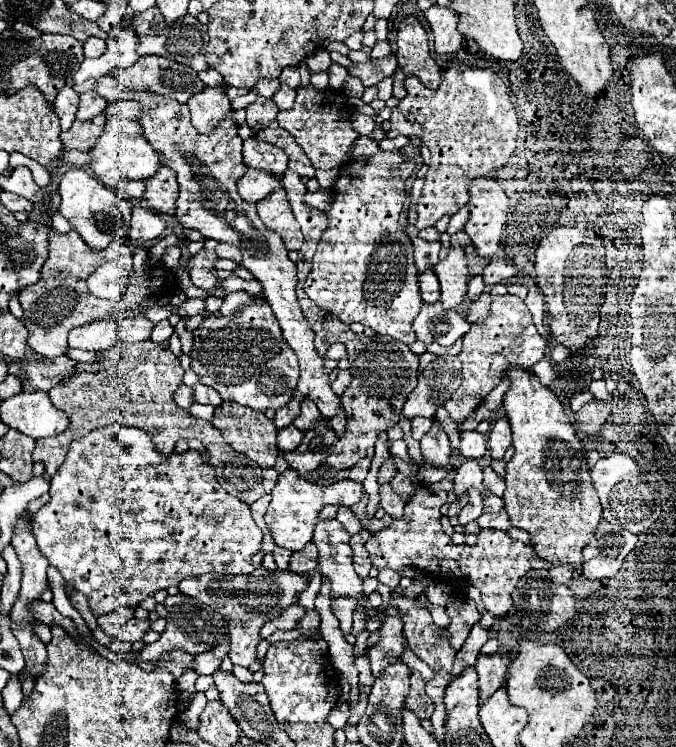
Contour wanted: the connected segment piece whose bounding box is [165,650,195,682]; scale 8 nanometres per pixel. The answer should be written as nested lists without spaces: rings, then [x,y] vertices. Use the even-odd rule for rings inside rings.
[[[173,650],[171,652],[171,660],[165,664],[167,670],[173,674],[175,682],[179,682],[181,674],[187,672],[187,670],[193,670],[195,668],[195,662],[193,662],[193,656],[183,652],[183,650]]]

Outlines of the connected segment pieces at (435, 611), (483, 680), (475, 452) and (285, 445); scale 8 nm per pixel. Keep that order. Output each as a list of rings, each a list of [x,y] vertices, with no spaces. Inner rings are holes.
[[[429,606],[429,612],[433,616],[433,622],[439,626],[439,628],[447,628],[451,618],[447,616],[447,610],[443,606]]]
[[[481,654],[475,670],[479,674],[479,696],[481,702],[485,702],[489,696],[493,696],[493,692],[497,692],[507,678],[507,668],[509,668],[511,660],[503,654]]]
[[[463,432],[461,454],[465,458],[483,458],[487,454],[487,436],[479,432]]]
[[[291,424],[291,426],[283,428],[283,430],[279,430],[279,434],[277,434],[277,448],[279,448],[281,452],[285,452],[285,450],[295,450],[295,448],[301,444],[301,440],[303,440],[303,432],[297,430],[297,428]]]

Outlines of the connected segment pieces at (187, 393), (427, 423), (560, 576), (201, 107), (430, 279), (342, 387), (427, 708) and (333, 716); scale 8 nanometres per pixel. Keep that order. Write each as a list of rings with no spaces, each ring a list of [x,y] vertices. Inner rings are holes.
[[[179,384],[179,388],[173,392],[173,400],[179,408],[187,410],[193,404],[193,388],[189,388],[185,384]]]
[[[423,416],[411,418],[411,434],[413,434],[413,438],[421,440],[427,434],[427,430],[431,428],[431,424],[433,424],[431,418],[423,418]]]
[[[553,566],[549,568],[549,574],[555,584],[569,584],[573,576],[573,566]]]
[[[225,84],[203,88],[187,102],[191,110],[191,122],[199,132],[205,134],[213,130],[223,120],[223,114],[231,112],[231,102],[225,92],[227,92]]]
[[[433,268],[419,274],[419,288],[421,288],[423,302],[431,304],[431,302],[439,300],[439,280],[437,280],[437,274],[433,272]]]
[[[349,369],[341,370],[336,379],[331,382],[331,390],[335,392],[336,395],[341,396],[345,390],[347,390],[352,380],[351,373]]]
[[[417,670],[411,674],[411,688],[405,698],[405,708],[411,710],[419,720],[429,720],[433,714],[433,702],[425,694],[425,680]]]
[[[339,702],[329,714],[329,724],[335,730],[343,730],[347,726],[347,720],[349,720],[349,704],[347,702]]]

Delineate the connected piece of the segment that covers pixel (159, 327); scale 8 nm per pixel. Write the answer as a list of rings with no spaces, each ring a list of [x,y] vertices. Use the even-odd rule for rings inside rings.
[[[163,320],[163,322],[159,322],[159,324],[153,326],[151,340],[153,340],[155,344],[161,344],[161,342],[167,342],[171,334],[173,334],[173,326],[171,326],[167,320]]]

